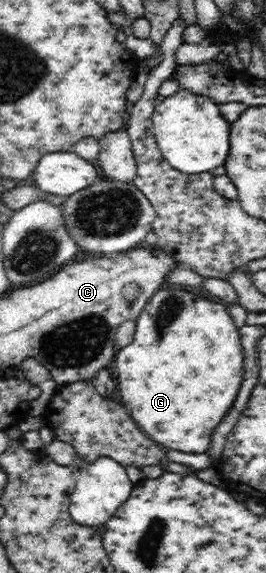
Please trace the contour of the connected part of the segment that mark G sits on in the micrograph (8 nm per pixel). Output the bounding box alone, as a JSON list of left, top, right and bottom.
[115,288,244,453]

